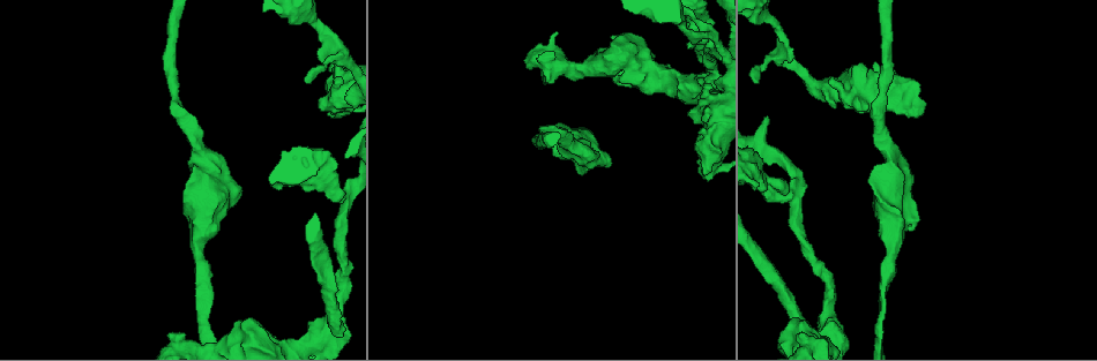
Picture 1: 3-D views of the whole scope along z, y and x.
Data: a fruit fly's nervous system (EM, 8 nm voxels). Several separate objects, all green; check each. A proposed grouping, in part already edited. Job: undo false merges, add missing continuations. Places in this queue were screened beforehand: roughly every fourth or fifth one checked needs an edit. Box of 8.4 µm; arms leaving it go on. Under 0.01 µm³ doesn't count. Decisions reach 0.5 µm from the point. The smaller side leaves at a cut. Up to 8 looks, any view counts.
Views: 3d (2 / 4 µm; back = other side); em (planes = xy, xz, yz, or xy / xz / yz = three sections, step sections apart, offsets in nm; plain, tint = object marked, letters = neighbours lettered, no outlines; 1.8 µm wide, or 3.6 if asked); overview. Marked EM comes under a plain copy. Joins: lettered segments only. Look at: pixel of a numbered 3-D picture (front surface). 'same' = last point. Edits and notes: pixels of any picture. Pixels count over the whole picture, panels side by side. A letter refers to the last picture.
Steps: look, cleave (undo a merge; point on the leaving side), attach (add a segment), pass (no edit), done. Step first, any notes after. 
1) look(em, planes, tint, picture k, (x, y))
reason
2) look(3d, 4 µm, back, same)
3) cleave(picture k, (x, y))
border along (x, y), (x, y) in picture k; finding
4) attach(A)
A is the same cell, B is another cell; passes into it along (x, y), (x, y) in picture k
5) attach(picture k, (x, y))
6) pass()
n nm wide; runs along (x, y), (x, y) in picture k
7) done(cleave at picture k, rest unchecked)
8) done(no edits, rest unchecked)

look(em, 3.6 µm, planes, letters, picture 1, (220, 199))
thick turns thin

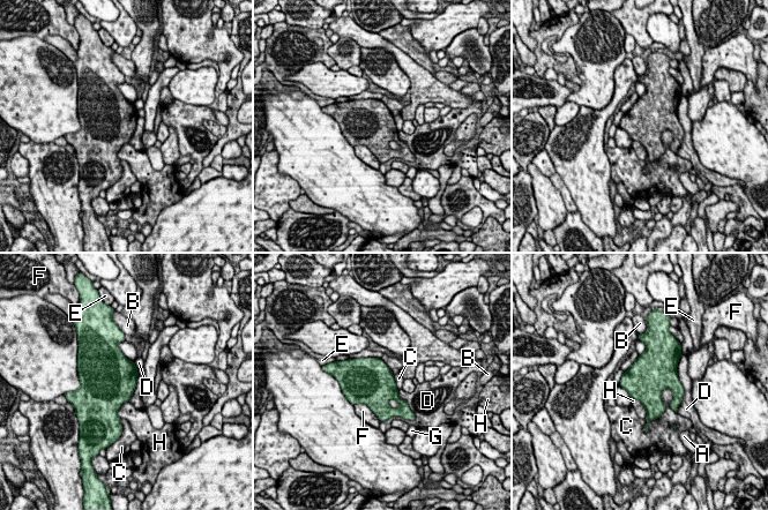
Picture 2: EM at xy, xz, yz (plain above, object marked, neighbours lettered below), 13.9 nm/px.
pass()
550 nm wide; A, B, C, D, E, F, G and H are other cells; border along (669, 388), (665, 410), (643, 419) in picture 2; one neuron here

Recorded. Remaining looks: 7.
look(em, planes, letters, picture 1, (796, 205))
side arm on a straight run

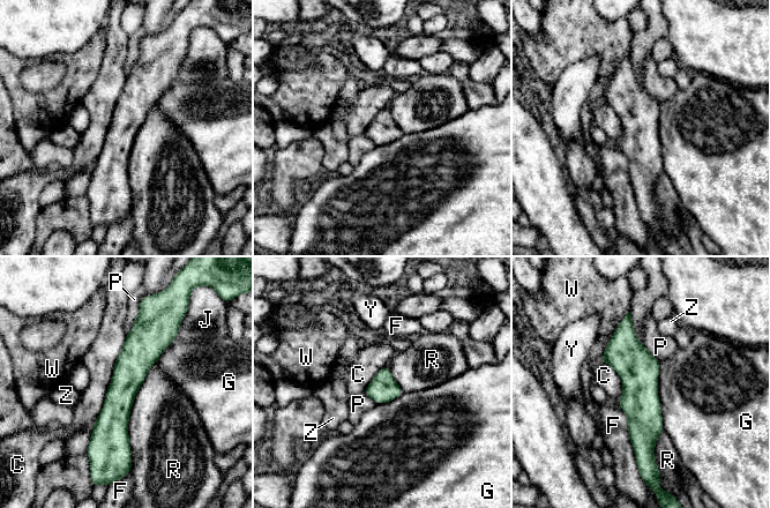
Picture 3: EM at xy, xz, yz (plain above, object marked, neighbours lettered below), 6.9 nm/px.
pass()
190 nm wide; C, F, G, J, P, R, W, Y and Z are other cells; runs along (628, 318), (647, 455) in picture 3; continuous, no second neuron

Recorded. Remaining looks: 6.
look(em, 3.6 µm, planes, tint, picture 1, (343, 335))
an open end

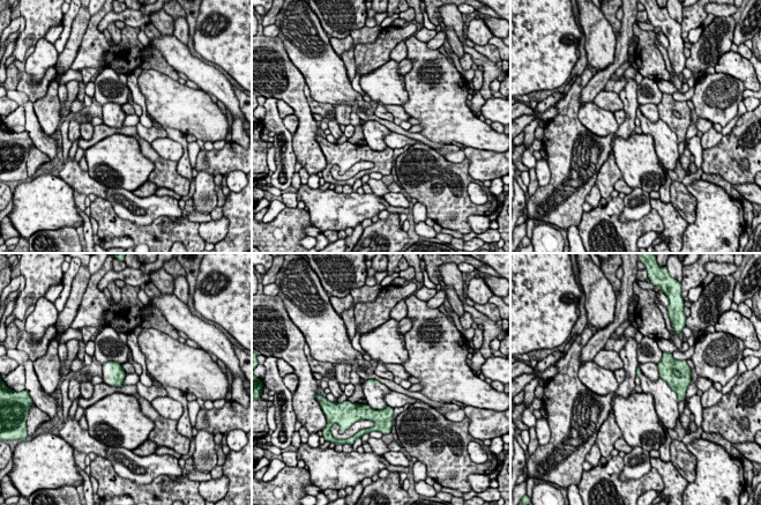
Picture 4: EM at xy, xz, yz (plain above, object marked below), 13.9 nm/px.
look(em, 3.6 µm, planes, letters, same)
what lies round it

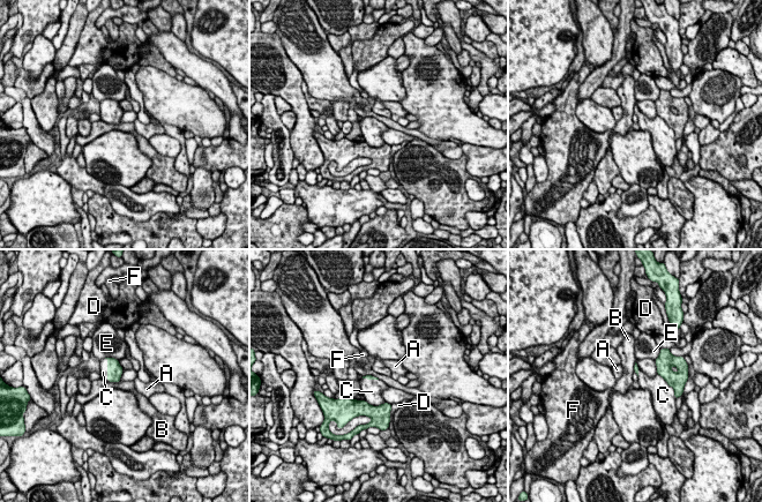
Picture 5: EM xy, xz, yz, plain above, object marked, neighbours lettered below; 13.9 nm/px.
attach(C)
C touches over 340 nm; C is the same cell, A, B, D, E and F are other cells; the neuron continues

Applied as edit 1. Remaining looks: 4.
done(attach at picture 5, rest unchecked)

